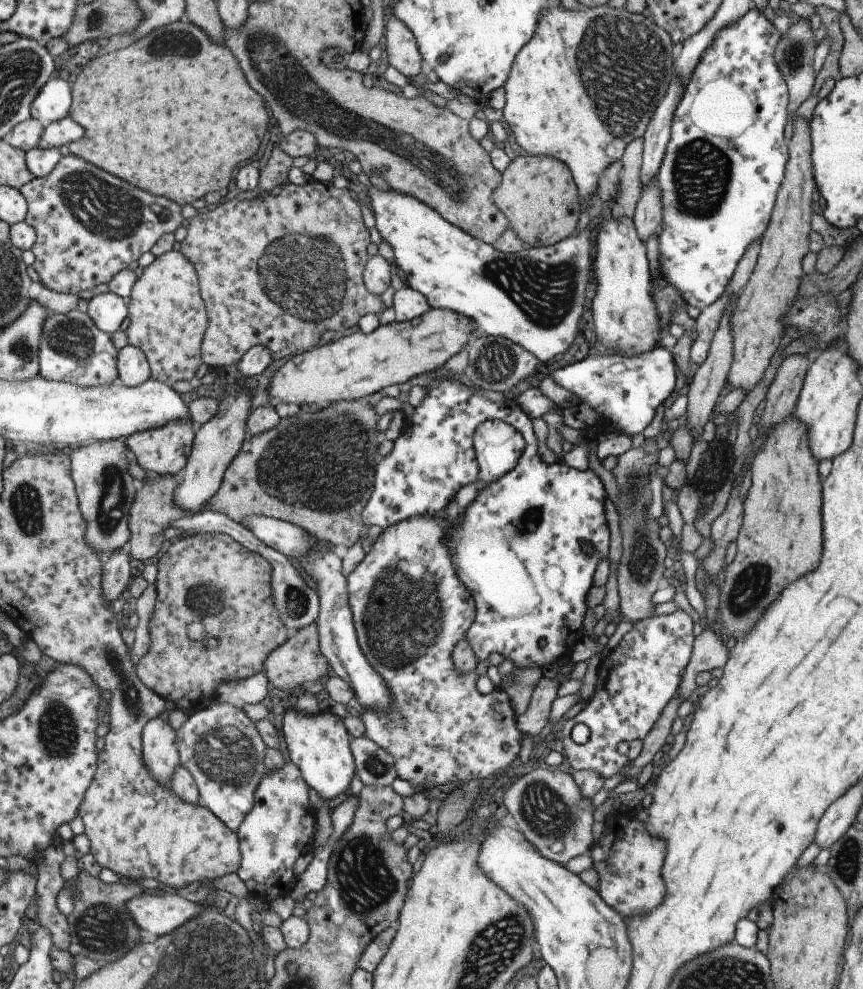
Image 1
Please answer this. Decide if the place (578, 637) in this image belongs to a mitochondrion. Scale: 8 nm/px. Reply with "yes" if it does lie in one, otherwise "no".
no

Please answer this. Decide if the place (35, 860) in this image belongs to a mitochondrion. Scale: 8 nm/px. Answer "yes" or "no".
no

